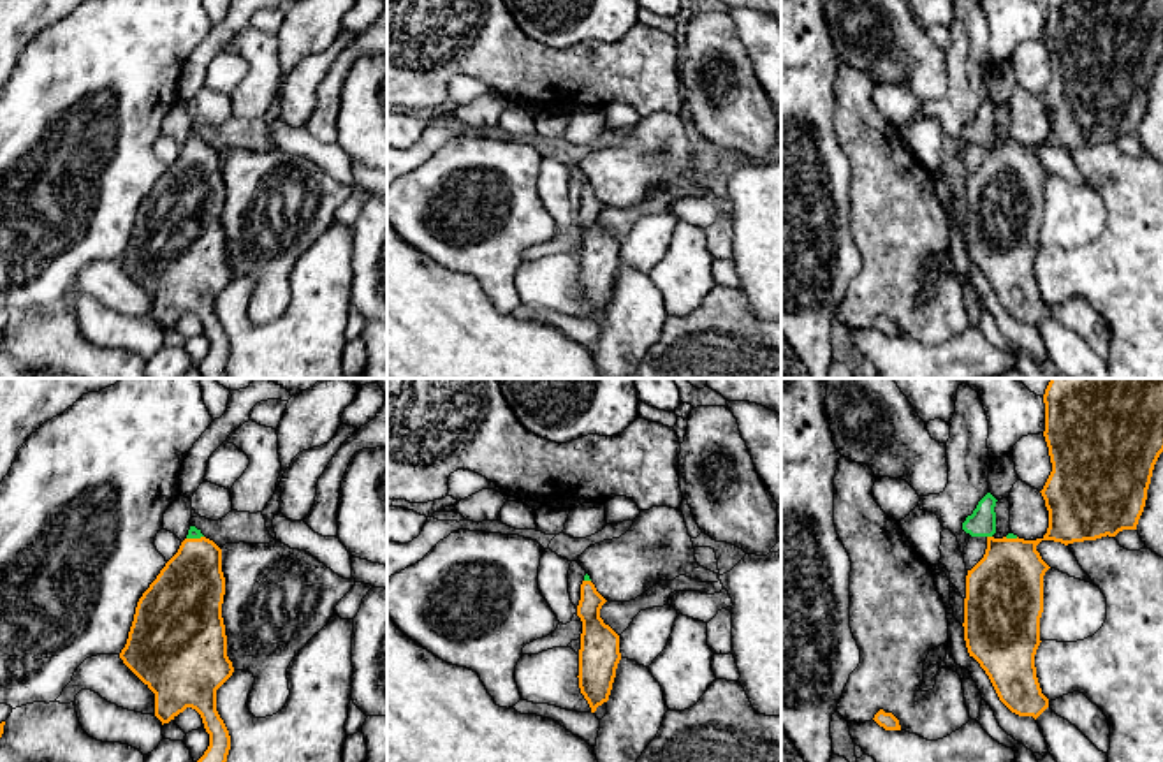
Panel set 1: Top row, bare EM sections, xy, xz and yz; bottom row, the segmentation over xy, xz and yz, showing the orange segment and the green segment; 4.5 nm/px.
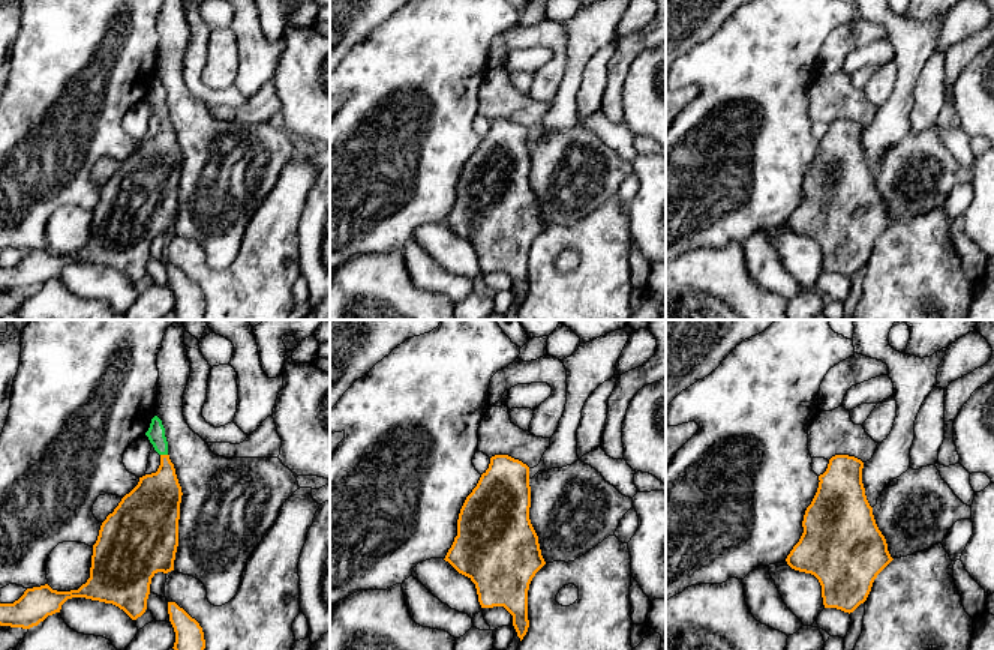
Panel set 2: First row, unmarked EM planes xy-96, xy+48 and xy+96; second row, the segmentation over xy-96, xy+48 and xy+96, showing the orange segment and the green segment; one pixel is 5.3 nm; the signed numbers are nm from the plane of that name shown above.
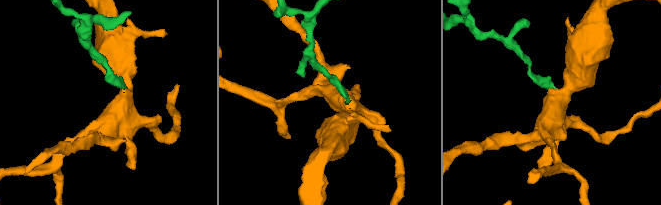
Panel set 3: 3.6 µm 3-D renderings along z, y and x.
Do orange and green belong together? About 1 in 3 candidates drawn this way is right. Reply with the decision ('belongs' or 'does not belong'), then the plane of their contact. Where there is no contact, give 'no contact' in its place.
belongs | yz

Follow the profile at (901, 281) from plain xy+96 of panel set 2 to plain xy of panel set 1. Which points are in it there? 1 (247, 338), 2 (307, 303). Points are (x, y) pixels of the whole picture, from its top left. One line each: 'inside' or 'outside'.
1: inside
2: inside

